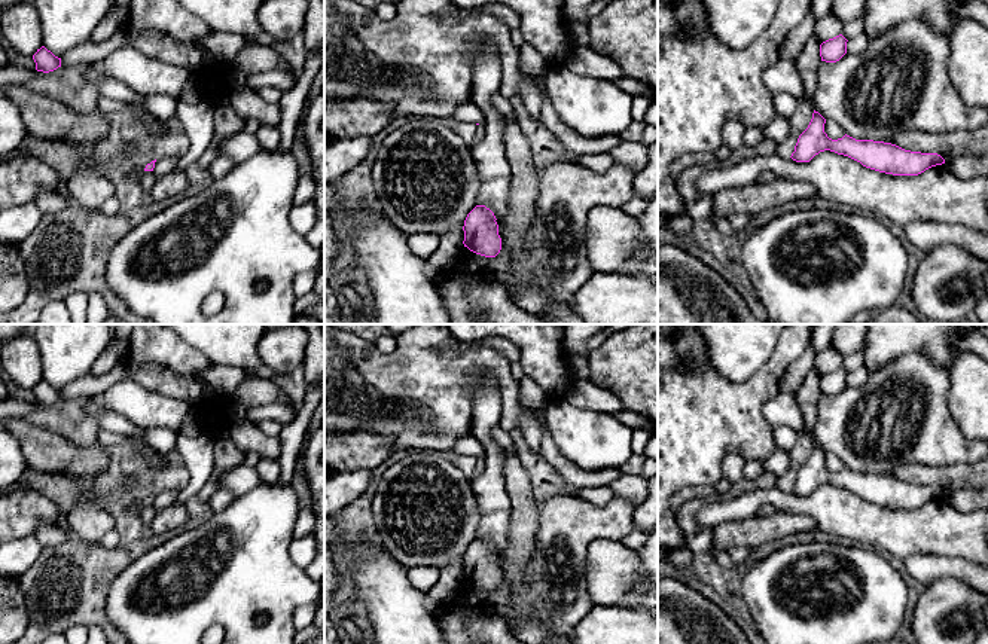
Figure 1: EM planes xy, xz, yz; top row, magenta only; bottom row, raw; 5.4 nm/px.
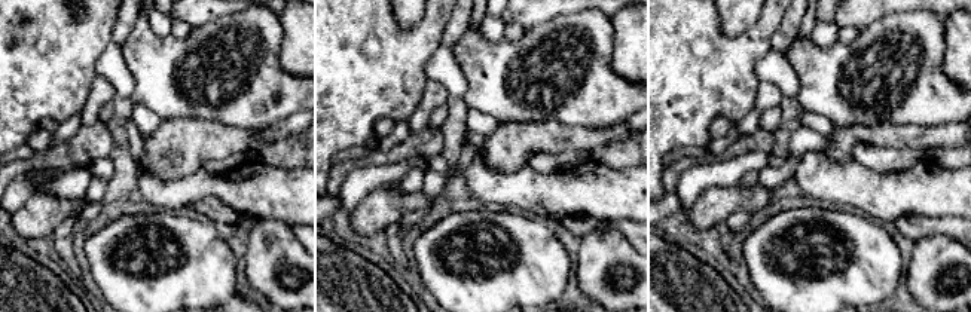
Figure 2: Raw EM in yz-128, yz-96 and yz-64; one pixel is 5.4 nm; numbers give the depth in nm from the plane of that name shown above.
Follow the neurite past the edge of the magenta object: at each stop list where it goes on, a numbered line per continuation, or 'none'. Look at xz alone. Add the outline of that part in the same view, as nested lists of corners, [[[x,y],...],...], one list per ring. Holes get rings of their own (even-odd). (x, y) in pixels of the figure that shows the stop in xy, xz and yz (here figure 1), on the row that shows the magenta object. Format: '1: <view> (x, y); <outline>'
none

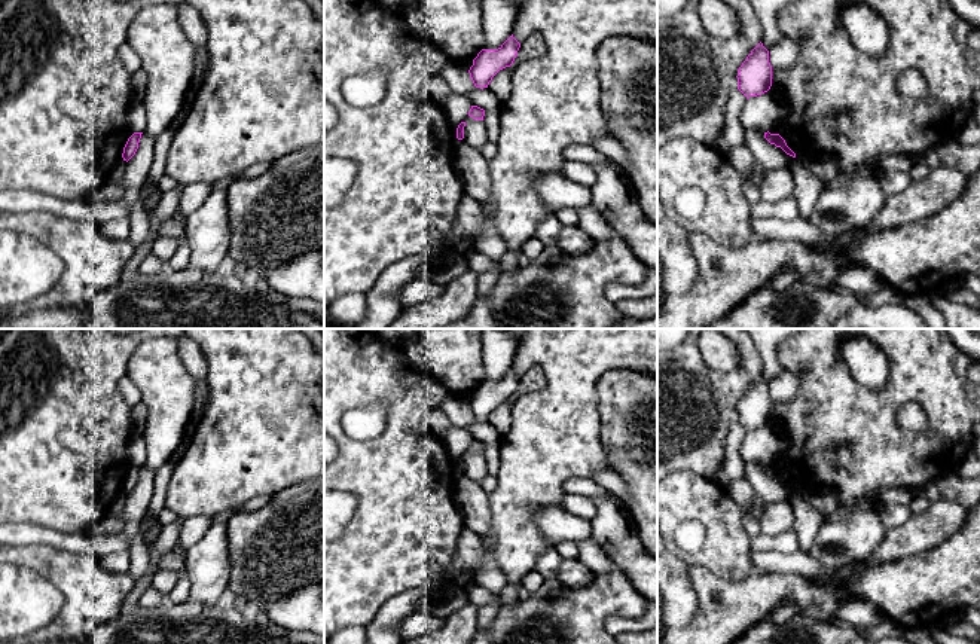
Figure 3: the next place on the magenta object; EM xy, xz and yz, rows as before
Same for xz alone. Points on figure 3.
none

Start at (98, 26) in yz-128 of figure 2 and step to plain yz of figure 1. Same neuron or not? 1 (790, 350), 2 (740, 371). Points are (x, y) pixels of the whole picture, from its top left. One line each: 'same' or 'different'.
1: same
2: different

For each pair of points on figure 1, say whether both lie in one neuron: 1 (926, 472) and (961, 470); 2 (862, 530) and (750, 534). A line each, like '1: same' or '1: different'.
1: same
2: different

